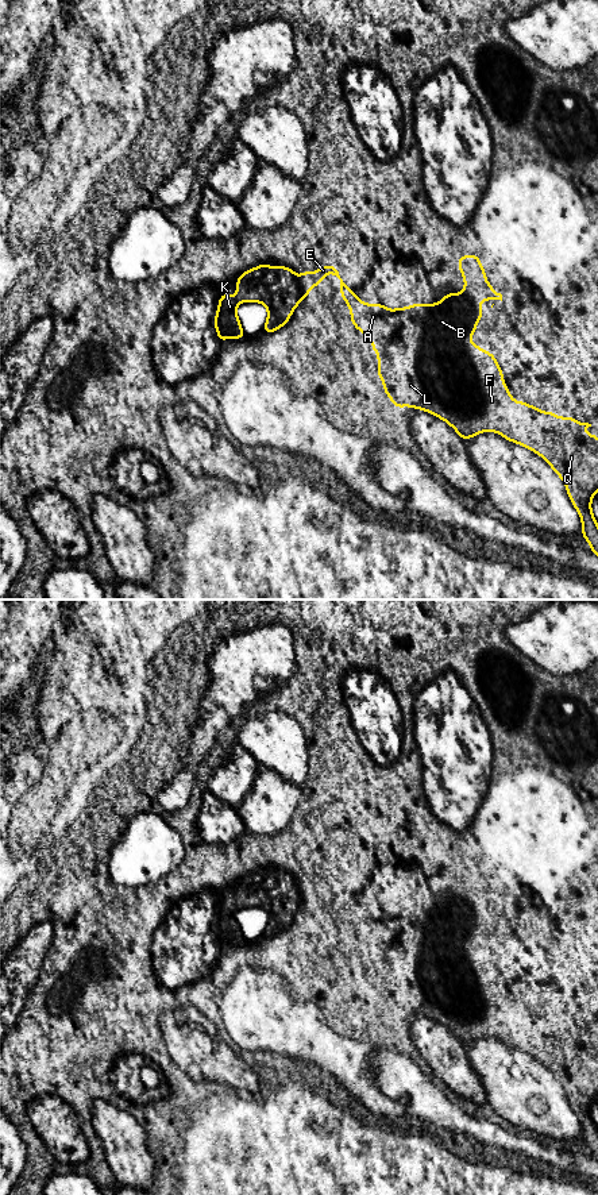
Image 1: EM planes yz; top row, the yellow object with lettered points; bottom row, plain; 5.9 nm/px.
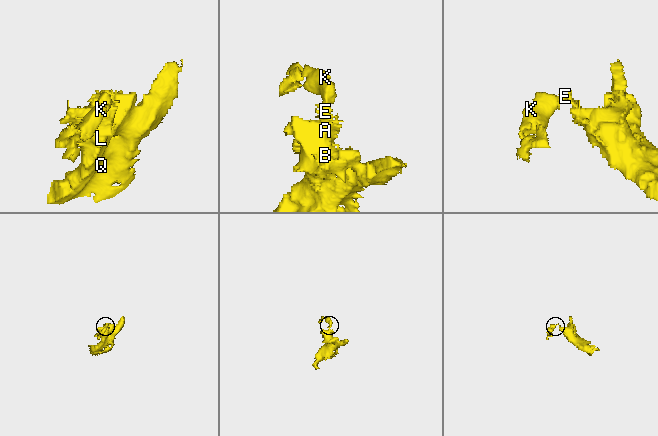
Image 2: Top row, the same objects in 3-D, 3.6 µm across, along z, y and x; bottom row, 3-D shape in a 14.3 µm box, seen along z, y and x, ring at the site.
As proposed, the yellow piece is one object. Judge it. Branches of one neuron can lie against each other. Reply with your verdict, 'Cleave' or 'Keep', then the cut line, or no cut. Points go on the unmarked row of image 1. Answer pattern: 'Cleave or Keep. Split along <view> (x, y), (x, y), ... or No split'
Cleave. Split along yz (298, 885), (298, 899), (301, 902)

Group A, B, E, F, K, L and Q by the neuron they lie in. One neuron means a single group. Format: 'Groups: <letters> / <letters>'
Groups: A B E F L Q / K

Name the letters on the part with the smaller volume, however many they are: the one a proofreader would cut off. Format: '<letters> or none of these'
K

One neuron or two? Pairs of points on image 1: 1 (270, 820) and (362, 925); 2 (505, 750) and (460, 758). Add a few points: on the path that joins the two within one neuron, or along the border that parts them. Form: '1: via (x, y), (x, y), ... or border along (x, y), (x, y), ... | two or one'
1: border along (298, 804), (292, 820), (278, 833), (259, 839) | two
2: border along (483, 723), (490, 736), (494, 760) | two

